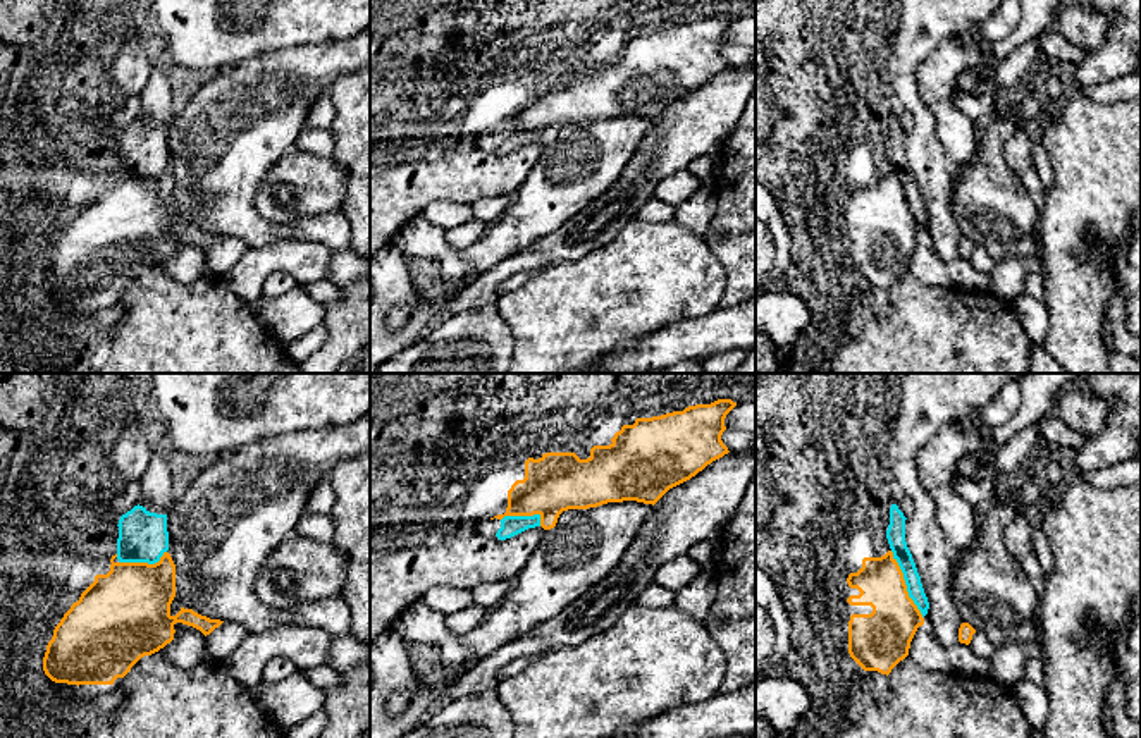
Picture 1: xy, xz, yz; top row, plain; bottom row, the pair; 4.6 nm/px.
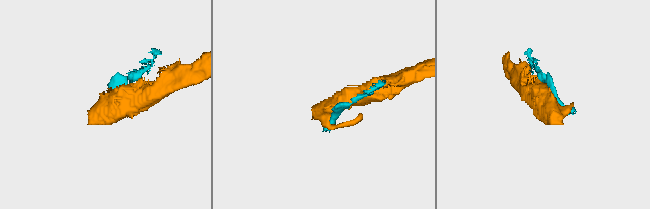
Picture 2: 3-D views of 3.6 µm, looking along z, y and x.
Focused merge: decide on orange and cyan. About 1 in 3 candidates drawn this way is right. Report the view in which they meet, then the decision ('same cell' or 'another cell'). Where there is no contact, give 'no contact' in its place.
meets orange in yz; another cell

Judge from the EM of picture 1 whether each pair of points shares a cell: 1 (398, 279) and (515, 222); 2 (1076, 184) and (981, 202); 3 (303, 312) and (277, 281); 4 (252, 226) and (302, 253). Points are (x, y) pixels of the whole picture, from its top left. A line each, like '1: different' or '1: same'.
1: same
2: different
3: same
4: different

